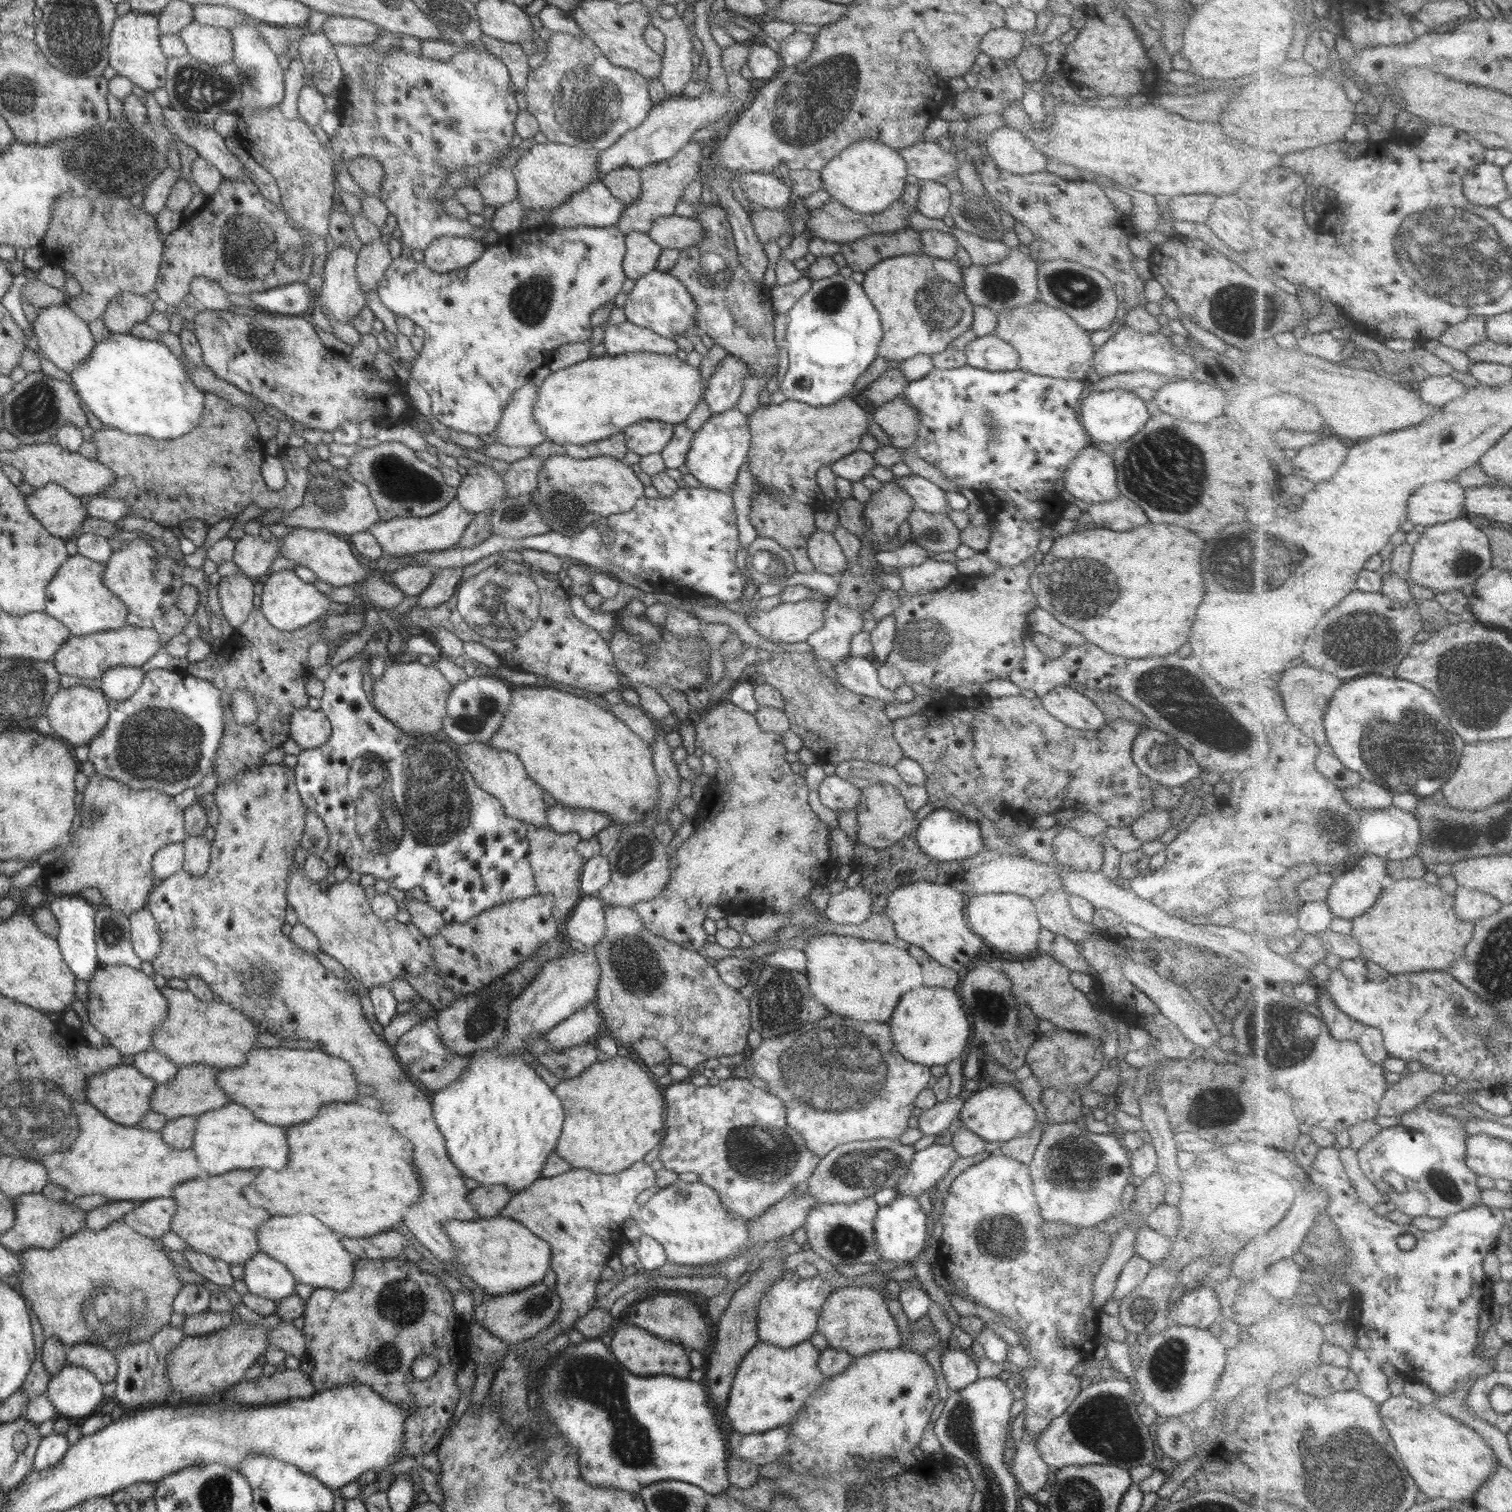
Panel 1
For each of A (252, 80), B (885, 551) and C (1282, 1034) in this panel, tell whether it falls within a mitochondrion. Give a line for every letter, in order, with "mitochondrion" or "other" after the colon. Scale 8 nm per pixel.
A: mitochondrion
B: other
C: mitochondrion

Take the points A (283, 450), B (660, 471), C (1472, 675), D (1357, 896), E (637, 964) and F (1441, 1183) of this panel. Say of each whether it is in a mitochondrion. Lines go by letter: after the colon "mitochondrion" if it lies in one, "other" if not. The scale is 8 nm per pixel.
A: other
B: other
C: mitochondrion
D: other
E: mitochondrion
F: mitochondrion

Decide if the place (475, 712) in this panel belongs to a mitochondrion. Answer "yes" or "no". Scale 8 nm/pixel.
yes

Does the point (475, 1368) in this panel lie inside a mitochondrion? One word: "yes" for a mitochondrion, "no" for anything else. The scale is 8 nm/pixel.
no

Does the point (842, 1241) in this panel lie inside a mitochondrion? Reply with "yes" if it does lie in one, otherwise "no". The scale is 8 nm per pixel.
yes

